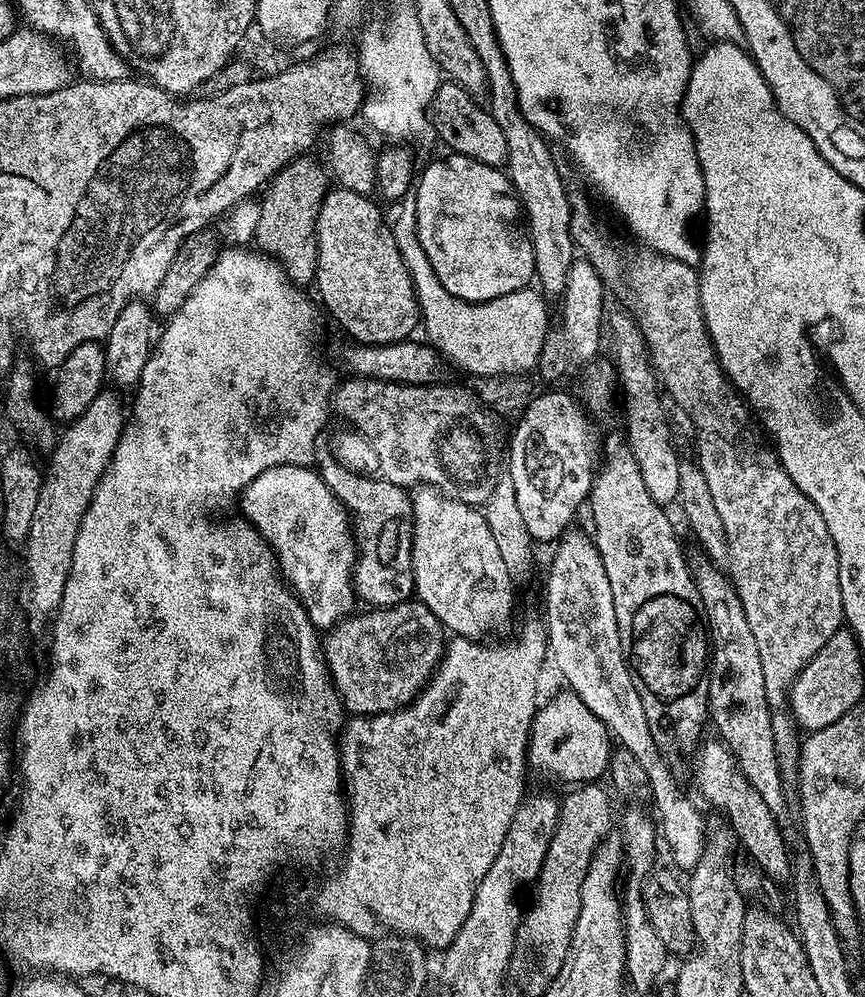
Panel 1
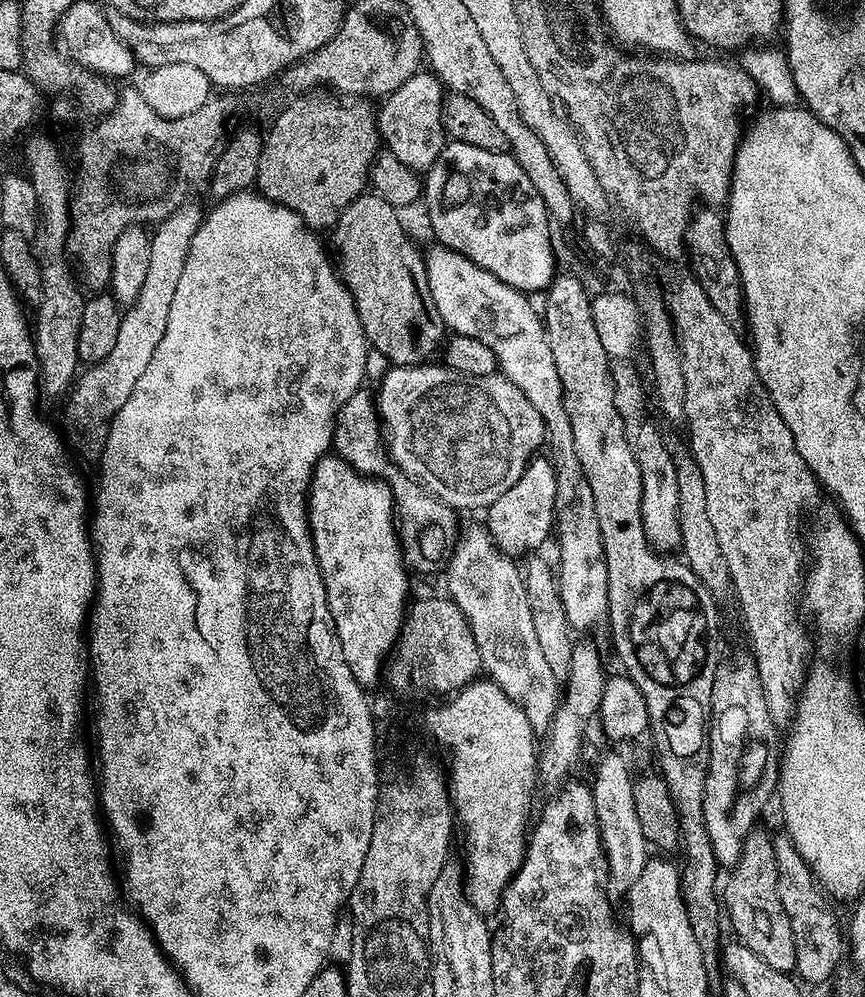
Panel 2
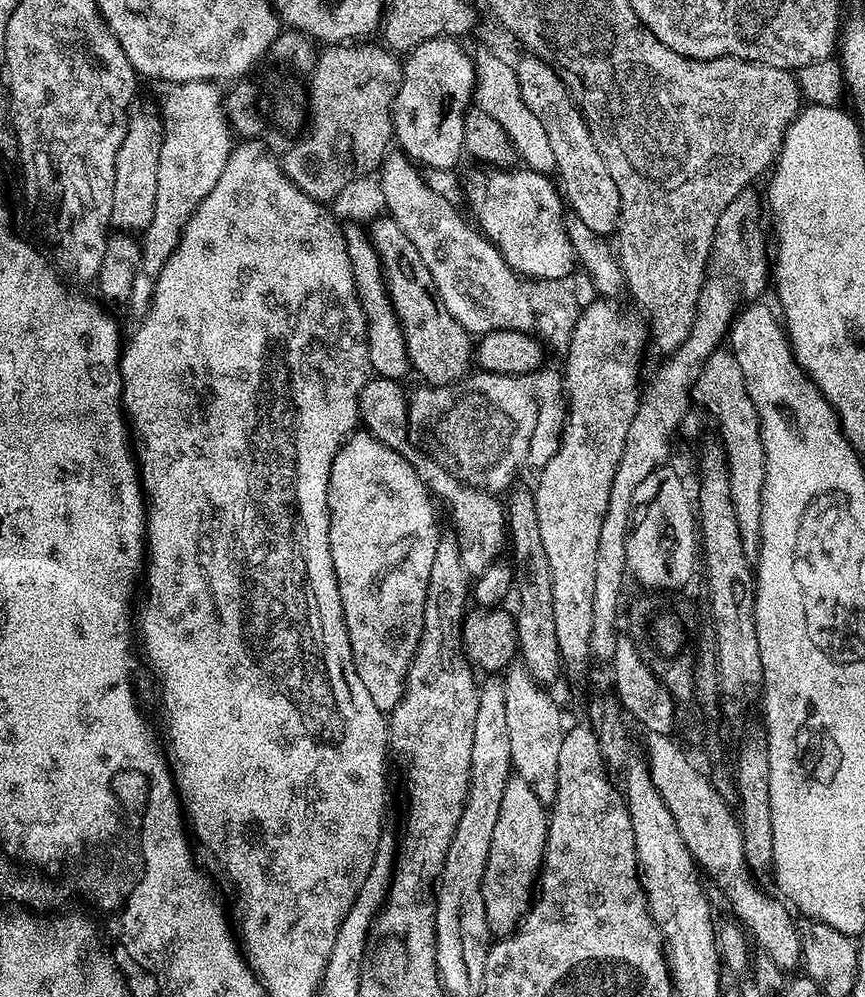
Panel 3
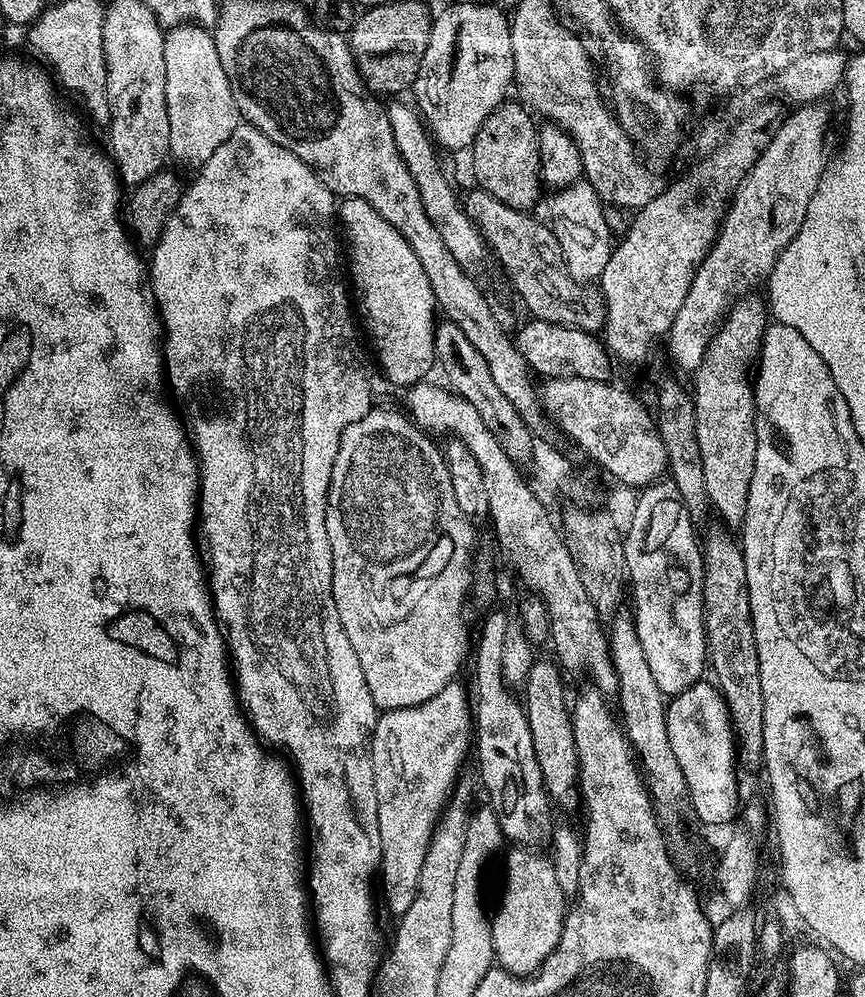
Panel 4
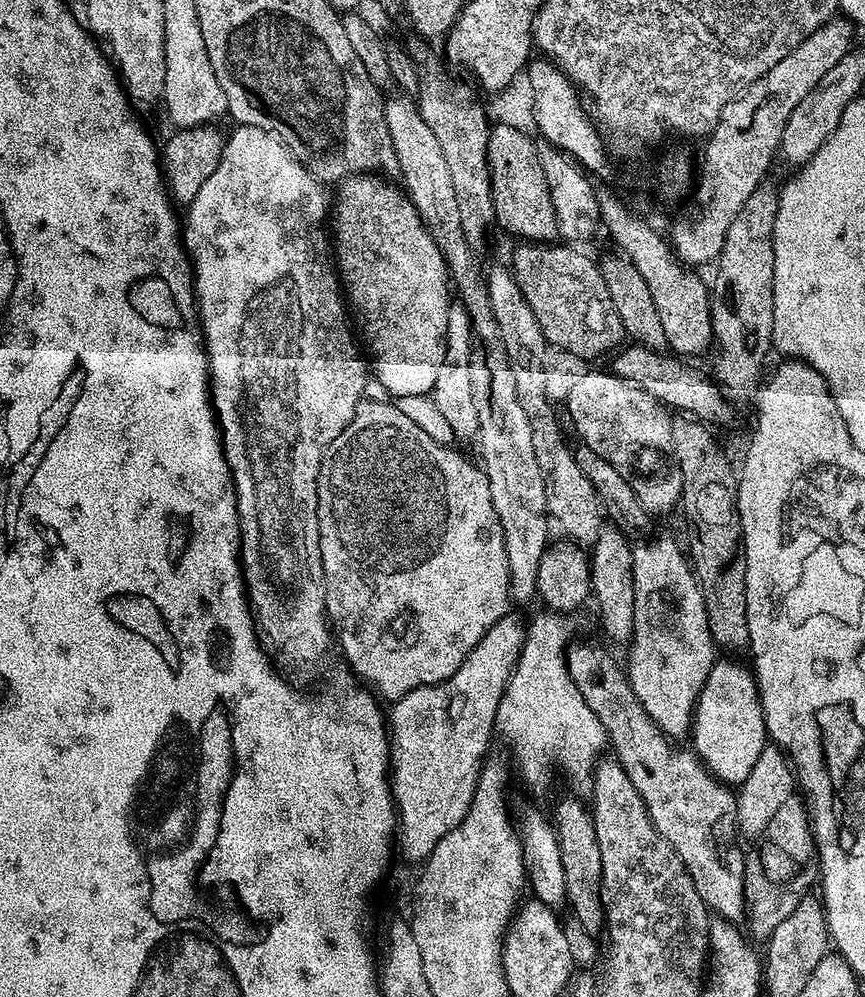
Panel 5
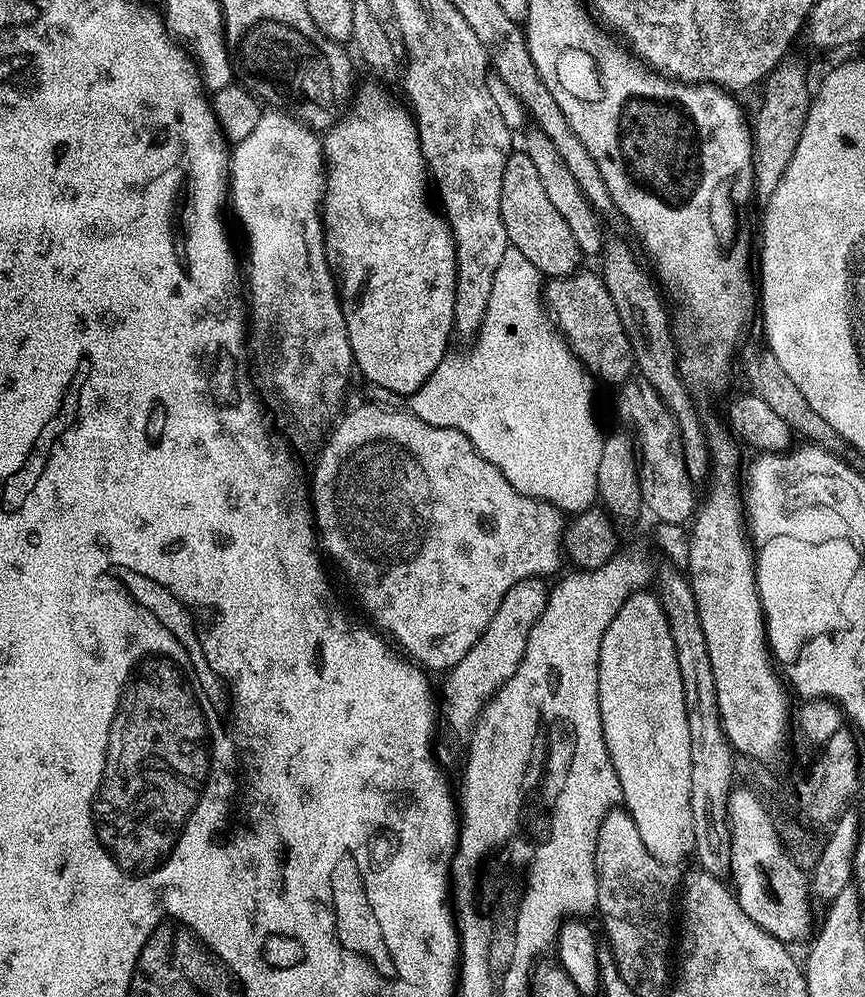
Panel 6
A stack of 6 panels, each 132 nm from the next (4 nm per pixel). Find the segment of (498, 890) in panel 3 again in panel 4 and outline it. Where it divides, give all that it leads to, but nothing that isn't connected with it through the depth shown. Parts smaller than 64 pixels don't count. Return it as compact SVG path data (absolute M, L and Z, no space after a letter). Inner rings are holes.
M519 846L513 847L511 851L512 853L504 860L504 889L500 892L496 913L492 912L490 916L490 952L495 963L505 972L523 978L539 970L549 954L556 949L564 925L566 904L559 892L554 870L547 855L539 856L539 851L525 850Z

